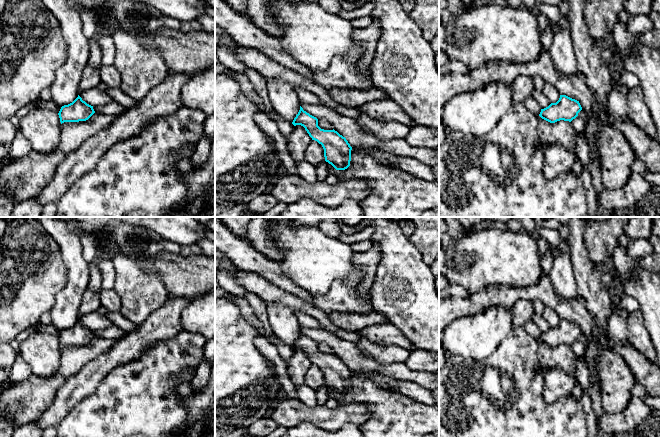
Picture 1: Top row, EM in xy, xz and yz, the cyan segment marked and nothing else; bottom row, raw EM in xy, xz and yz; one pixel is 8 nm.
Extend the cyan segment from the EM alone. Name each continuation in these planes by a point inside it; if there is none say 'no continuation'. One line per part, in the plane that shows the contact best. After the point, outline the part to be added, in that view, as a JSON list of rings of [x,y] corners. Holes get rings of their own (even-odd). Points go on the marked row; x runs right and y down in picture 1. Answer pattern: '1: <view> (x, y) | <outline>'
no continuation

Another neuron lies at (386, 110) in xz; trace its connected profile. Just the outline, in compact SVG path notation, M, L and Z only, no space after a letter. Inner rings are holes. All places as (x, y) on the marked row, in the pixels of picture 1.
M391 99L375 100L361 105L358 110L380 122L397 122L412 126L413 122L407 113Z

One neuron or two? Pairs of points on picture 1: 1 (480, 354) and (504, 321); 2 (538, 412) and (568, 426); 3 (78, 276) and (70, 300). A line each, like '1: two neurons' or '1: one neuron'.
1: one neuron
2: one neuron
3: one neuron

